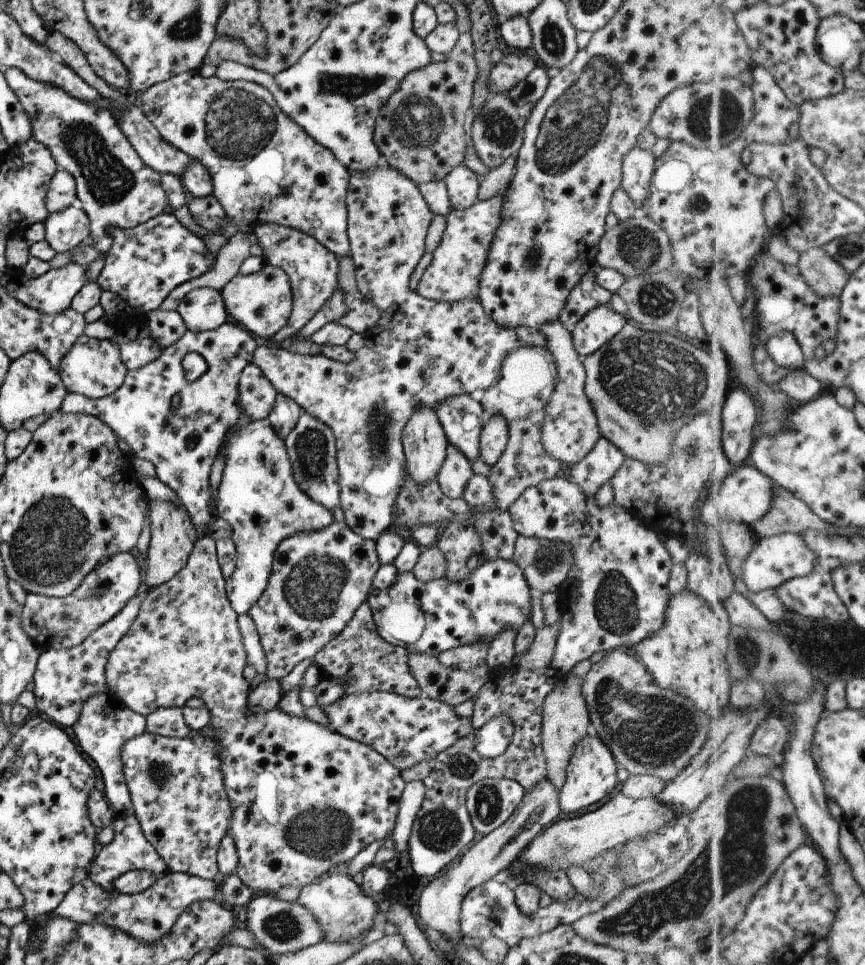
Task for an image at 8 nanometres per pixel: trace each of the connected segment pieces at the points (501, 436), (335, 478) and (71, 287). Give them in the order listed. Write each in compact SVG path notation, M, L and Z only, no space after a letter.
M502 414L489 419L483 426L479 440L479 458L494 466L502 456L509 437L507 422Z
M302 412L296 426L284 439L298 486L313 500L330 510L339 506L339 470L337 467L335 436L332 429L318 417Z
M72 261L66 267L59 269L51 269L36 278L30 278L24 274L23 269L8 268L2 278L5 289L11 297L19 300L22 304L39 310L46 314L60 314L71 306L72 299L76 293L89 282L87 275L87 266L73 263Z

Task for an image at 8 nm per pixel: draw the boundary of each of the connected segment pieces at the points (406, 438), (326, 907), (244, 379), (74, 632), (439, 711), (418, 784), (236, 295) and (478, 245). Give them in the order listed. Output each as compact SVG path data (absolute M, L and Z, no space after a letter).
M424 405L416 409L403 428L402 440L408 475L419 483L436 477L449 440L435 409Z
M340 872L304 885L295 901L314 917L323 930L322 941L329 943L345 943L364 935L375 924L378 912L378 898L367 895L358 880Z
M248 363L244 367L238 390L239 405L244 415L252 421L268 418L278 392L256 363Z
M129 551L116 553L92 569L68 596L47 597L28 593L23 607L22 628L40 650L75 647L93 630L114 618L136 596L141 582L134 556Z
M386 691L350 693L349 695L344 694L332 704L324 705L321 709L327 716L329 727L333 731L352 740L371 745L400 772L422 761L430 761L431 759L434 761L438 754L461 738L468 736L473 729L471 718L458 716L455 707L424 695L410 698L396 692Z
M410 781L405 784L405 789L400 799L401 803L396 824L391 834L398 856L401 852L404 852L404 850L409 849L412 825L420 810L425 792L426 785L423 781Z
M266 263L260 271L256 271L251 275L236 275L224 286L221 295L228 314L252 336L258 338L259 341L270 340L281 328L288 324L291 308L293 307L293 292L288 275L278 266Z
M502 195L487 201L478 201L466 210L452 208L447 214L447 225L440 246L432 253L432 260L424 271L416 292L435 301L458 302L477 296L482 269L487 261L488 249L501 218Z

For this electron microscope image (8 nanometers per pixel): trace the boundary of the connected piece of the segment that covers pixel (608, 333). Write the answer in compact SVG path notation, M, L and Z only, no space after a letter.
M610 304L595 306L576 323L571 332L577 353L581 358L595 353L612 340L627 322L627 316L615 312Z

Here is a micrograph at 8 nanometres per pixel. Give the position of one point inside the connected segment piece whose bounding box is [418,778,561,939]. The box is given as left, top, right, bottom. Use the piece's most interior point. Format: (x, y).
(439, 908)

